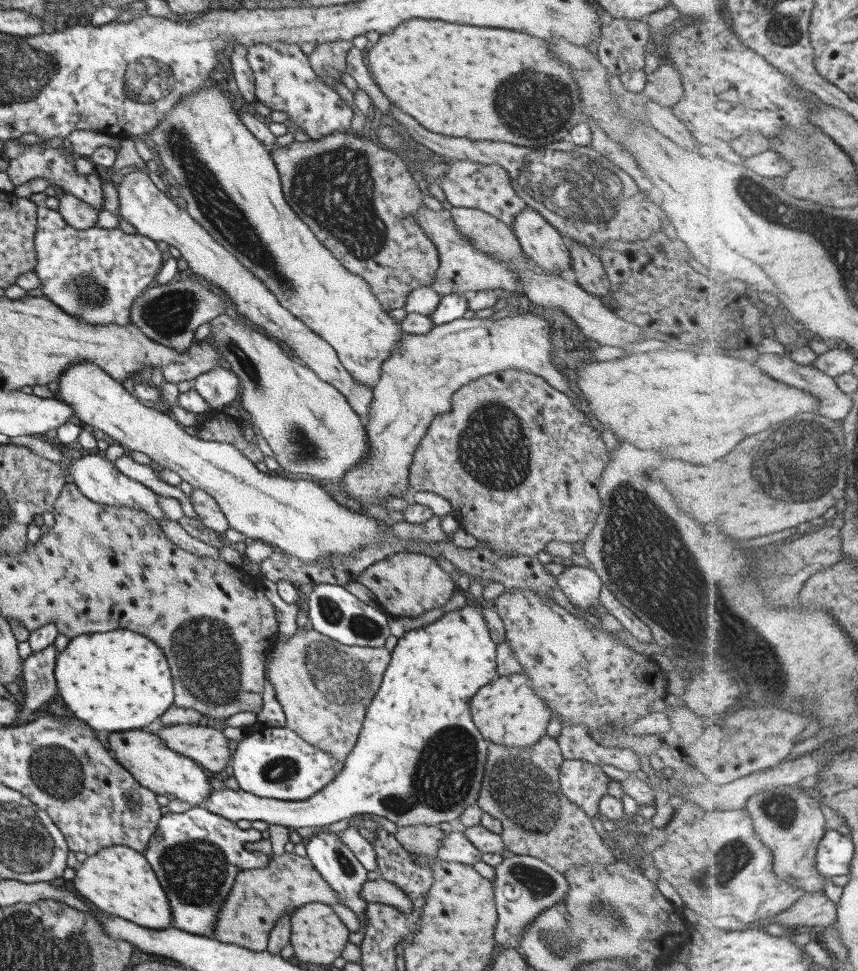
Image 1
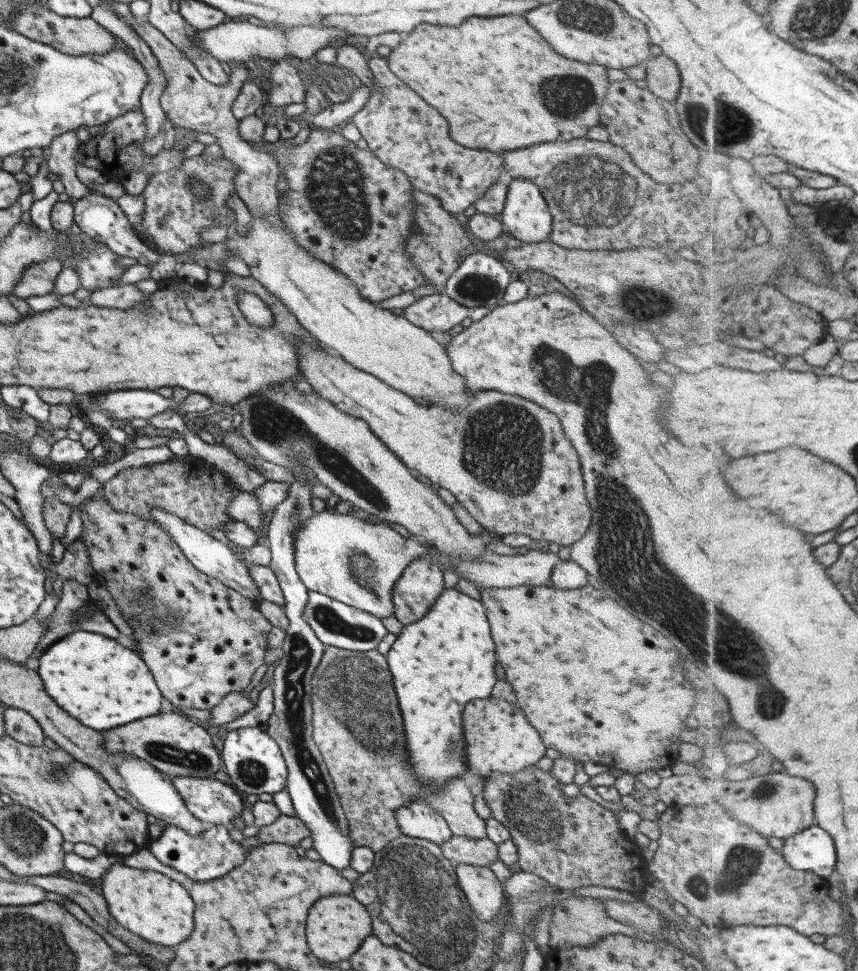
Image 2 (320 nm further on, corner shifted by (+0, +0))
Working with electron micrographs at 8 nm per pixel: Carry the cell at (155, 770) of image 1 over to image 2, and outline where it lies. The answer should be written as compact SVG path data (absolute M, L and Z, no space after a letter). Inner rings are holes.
M174 776L171 778L175 790L183 799L185 808L204 824L229 825L234 818L237 818L245 805L239 793L230 785L217 781L213 777L193 778L192 776Z

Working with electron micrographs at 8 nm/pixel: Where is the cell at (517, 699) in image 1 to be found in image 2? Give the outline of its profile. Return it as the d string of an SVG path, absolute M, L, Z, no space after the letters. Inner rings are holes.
M499 698L471 700L461 716L463 724L464 763L471 774L483 778L492 772L514 774L539 762L546 748L537 731L528 723L520 708L515 708Z

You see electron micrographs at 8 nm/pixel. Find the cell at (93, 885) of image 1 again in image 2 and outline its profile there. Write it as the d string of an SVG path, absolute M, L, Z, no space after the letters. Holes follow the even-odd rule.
M122 861L114 862L103 877L101 892L109 914L125 930L153 944L174 948L187 940L194 929L194 902L187 886L153 870L129 868Z

